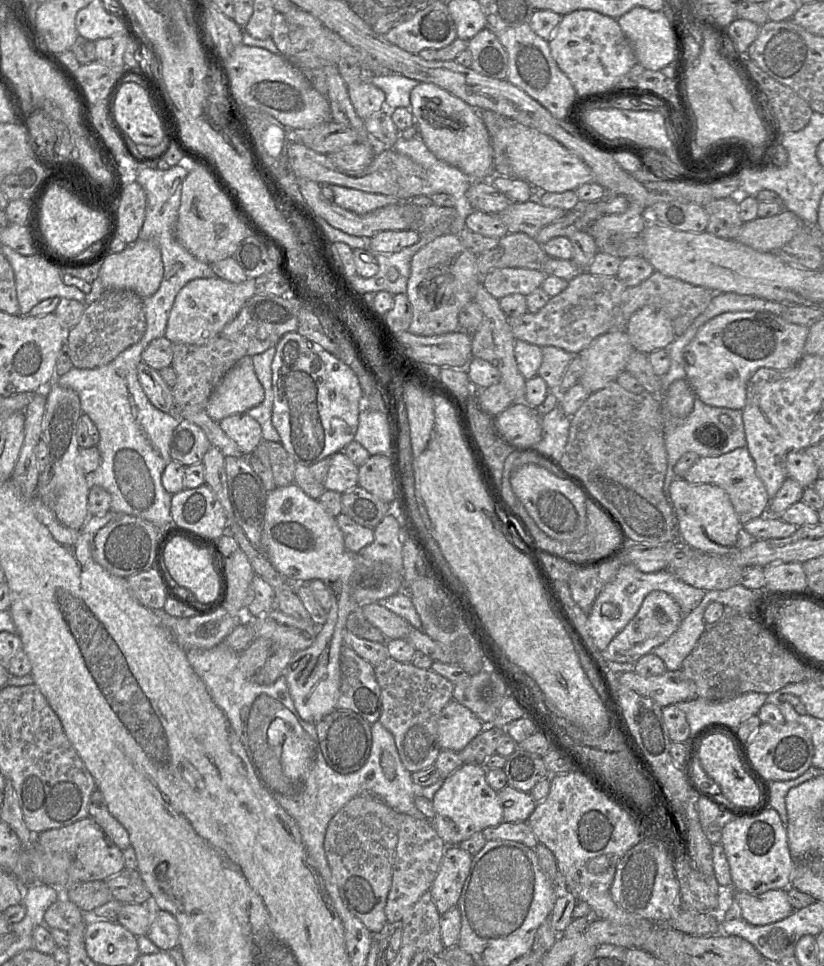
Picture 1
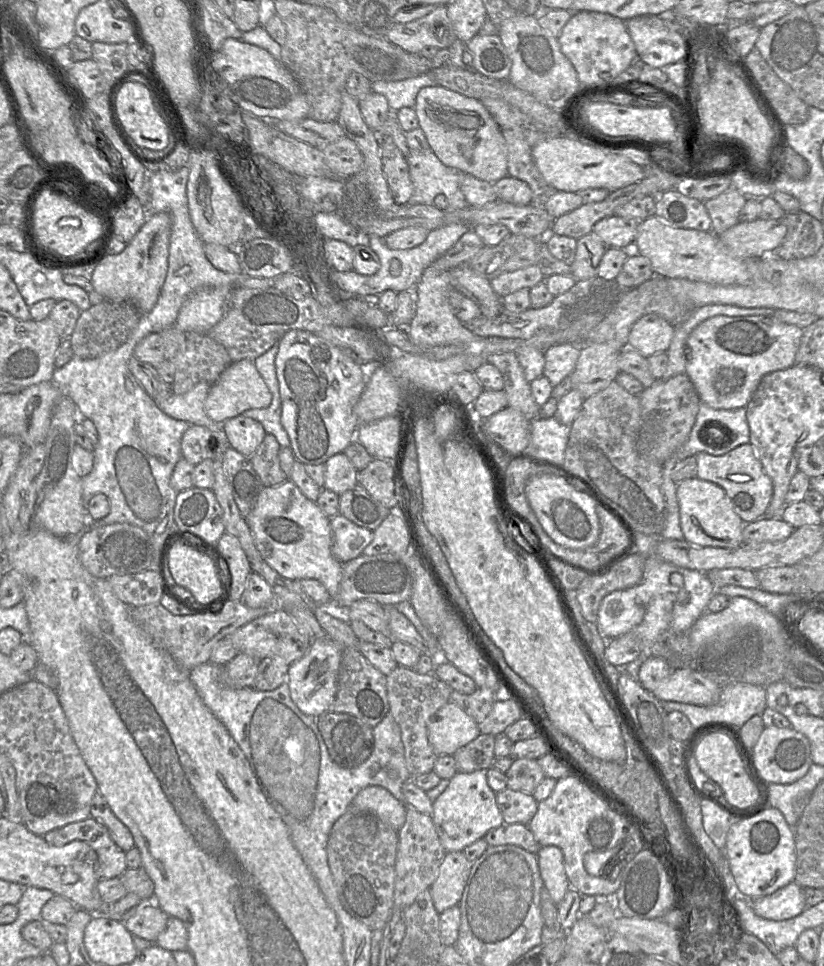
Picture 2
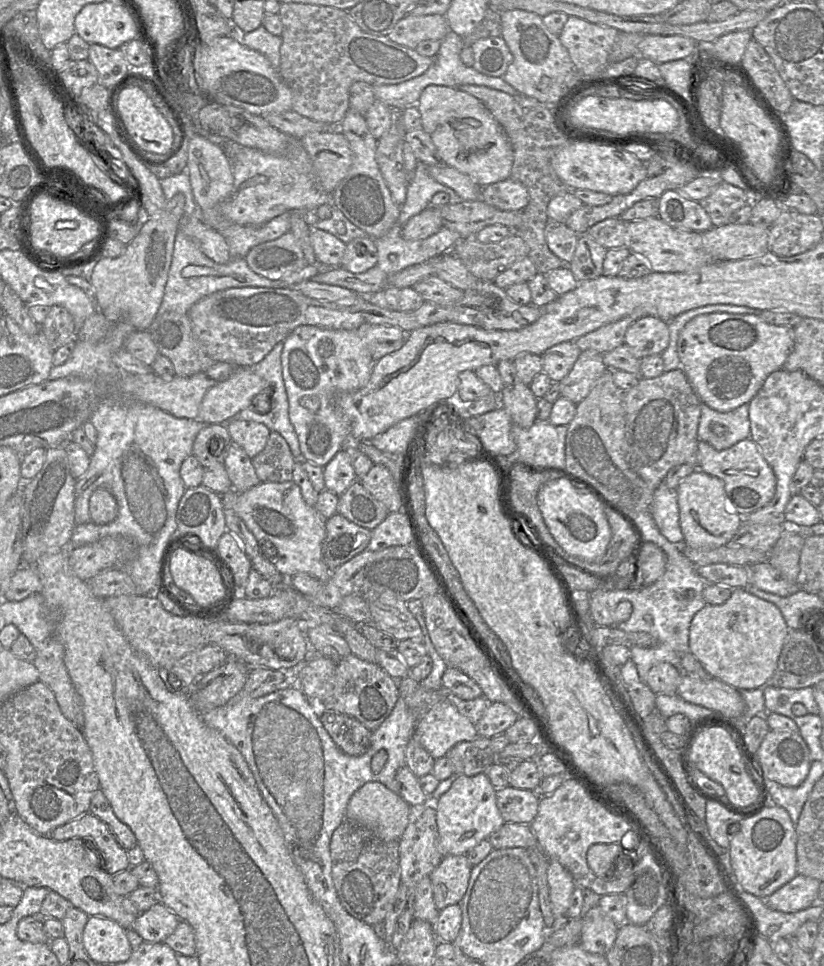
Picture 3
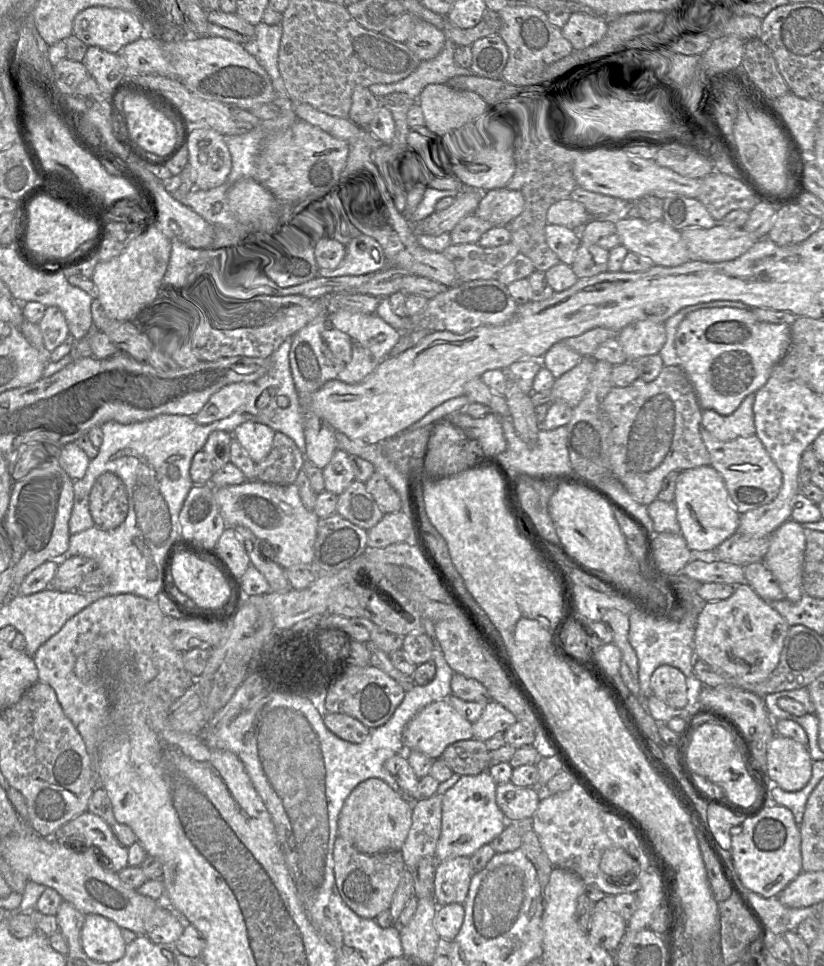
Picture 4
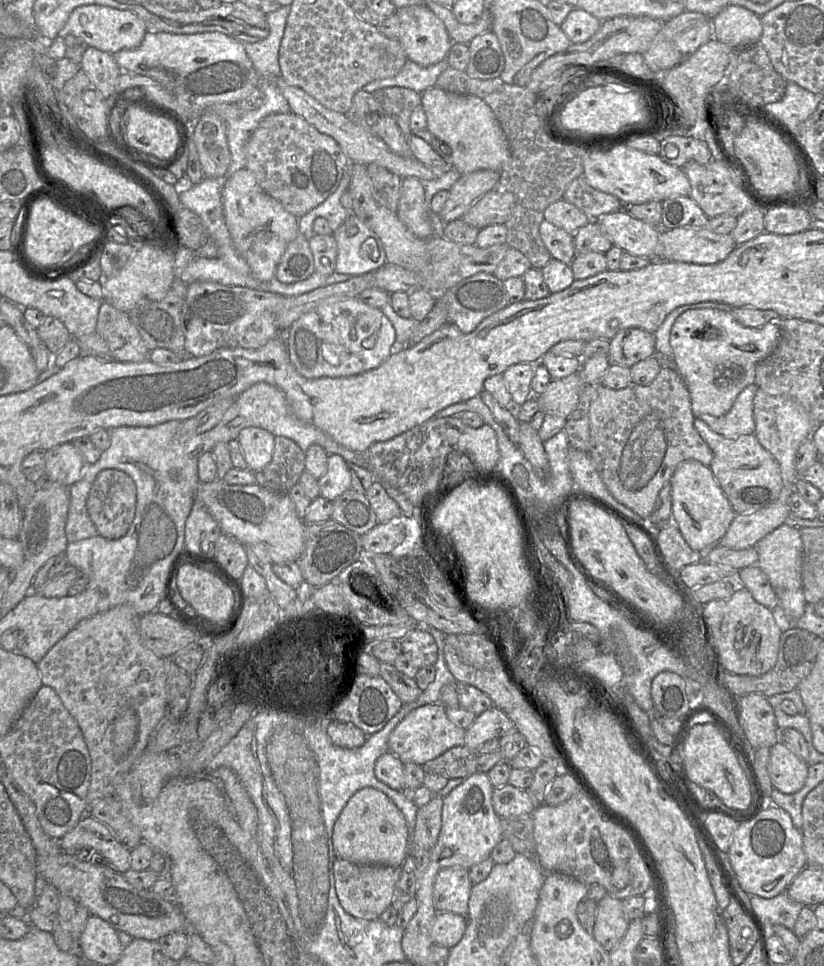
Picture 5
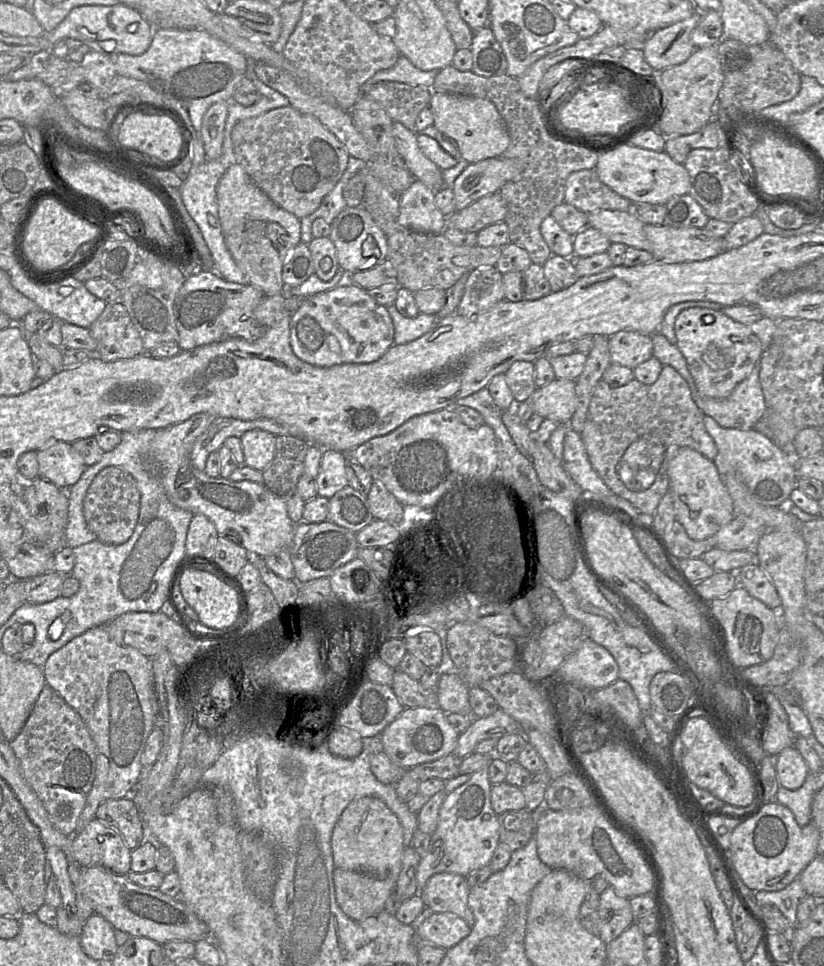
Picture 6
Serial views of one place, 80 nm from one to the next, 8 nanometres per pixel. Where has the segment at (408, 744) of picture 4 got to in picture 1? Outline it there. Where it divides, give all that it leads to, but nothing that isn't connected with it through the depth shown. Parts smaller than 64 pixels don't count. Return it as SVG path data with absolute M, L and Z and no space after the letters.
M455 700L448 702L438 718L438 744L441 750L460 752L486 725Z

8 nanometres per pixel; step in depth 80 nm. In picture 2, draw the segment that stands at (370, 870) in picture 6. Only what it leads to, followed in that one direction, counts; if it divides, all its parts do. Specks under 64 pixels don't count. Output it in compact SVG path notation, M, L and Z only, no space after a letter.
M367 786L354 797L350 809L373 815L398 832L405 823L407 806L381 786Z

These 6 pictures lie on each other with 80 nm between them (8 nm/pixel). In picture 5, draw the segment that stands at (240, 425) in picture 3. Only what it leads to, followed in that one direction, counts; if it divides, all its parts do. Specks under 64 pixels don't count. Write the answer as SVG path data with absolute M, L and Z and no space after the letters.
M247 427L239 433L237 441L249 470L256 473L271 462L275 436L269 431L259 427Z

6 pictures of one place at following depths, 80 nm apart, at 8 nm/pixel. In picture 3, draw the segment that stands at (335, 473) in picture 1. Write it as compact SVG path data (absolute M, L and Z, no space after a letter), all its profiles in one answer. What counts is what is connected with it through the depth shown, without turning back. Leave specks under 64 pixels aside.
M345 449L338 451L323 467L326 490L342 495L356 480L357 475Z

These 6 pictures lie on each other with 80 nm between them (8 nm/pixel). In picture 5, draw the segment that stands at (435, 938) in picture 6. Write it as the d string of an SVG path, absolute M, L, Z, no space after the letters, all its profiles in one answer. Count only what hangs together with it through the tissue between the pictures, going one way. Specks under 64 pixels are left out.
M438 912L431 928L433 943L451 949L463 937L467 919L453 912Z

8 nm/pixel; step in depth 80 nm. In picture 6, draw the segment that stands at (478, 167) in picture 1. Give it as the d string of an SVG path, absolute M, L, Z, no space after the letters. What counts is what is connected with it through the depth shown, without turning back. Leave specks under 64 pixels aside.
M434 91L428 107L433 114L433 126L456 142L462 159L469 164L500 157L510 144L506 124L488 99Z

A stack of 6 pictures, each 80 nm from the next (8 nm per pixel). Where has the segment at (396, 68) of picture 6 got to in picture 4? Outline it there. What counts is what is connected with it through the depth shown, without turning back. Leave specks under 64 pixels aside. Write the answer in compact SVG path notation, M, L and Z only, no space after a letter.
M446 38L443 49L434 58L421 61L419 66L406 78L394 83L377 83L368 86L376 97L394 92L403 92L417 102L417 99L428 84L446 84L455 76L473 75L470 68L463 68L454 61L457 45Z

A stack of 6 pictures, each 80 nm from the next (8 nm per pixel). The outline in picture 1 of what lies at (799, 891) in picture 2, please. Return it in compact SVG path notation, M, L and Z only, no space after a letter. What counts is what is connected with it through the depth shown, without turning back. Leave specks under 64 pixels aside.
M786 889L769 890L761 894L736 890L733 902L739 904L742 917L754 926L775 923L794 912Z

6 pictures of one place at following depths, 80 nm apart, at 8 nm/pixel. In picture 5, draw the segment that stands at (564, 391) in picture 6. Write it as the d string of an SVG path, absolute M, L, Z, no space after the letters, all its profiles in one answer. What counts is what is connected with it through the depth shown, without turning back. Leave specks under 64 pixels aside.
M573 373L559 380L551 380L545 391L537 396L540 410L568 418L577 406L579 391L578 373Z

